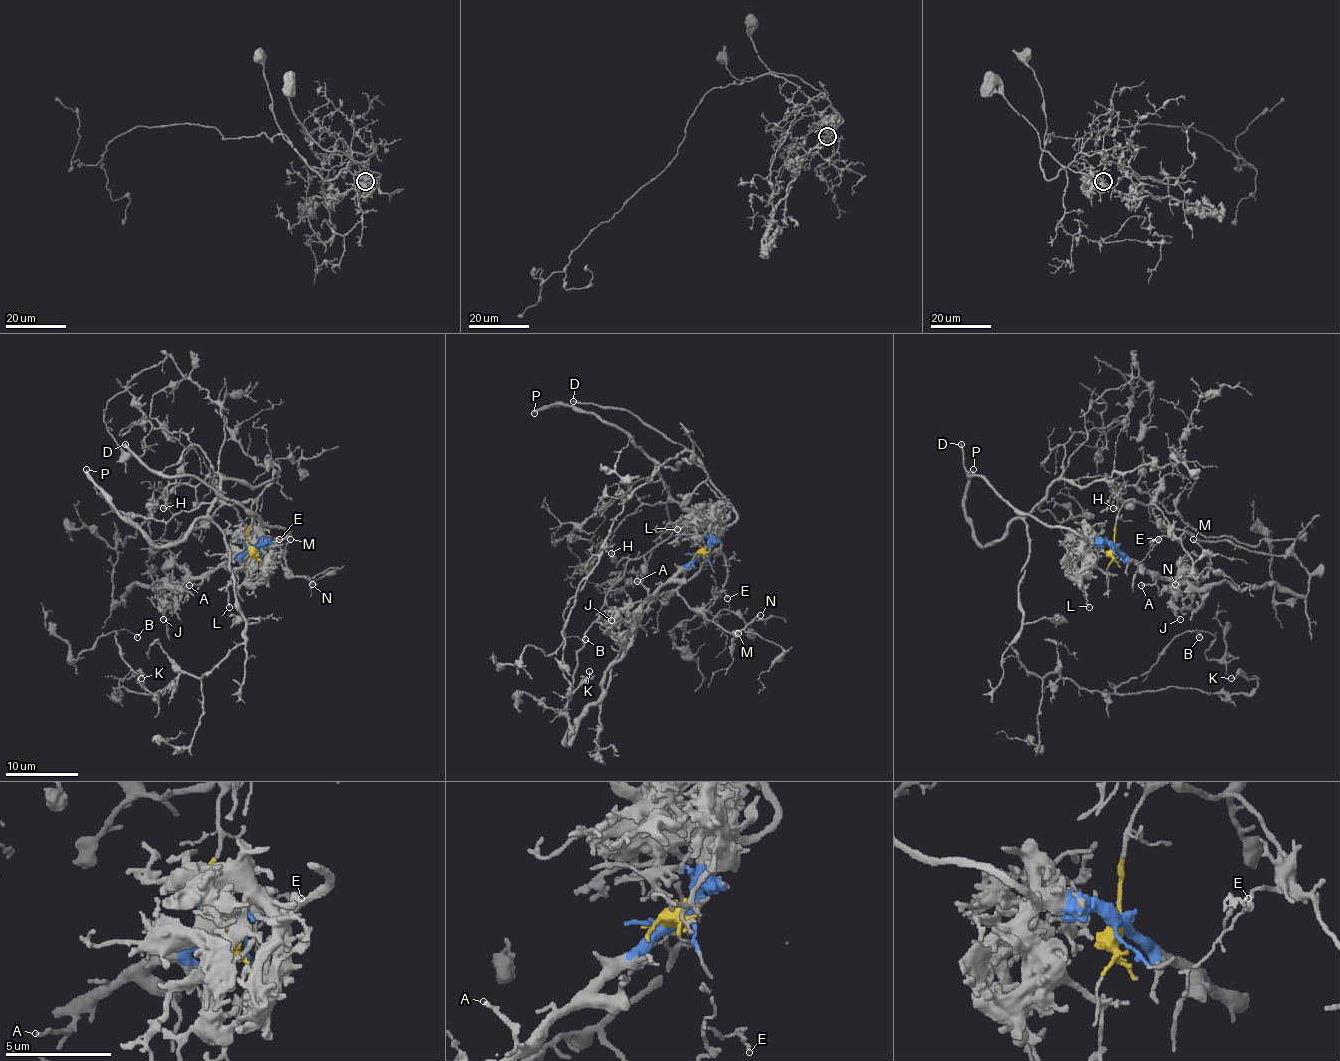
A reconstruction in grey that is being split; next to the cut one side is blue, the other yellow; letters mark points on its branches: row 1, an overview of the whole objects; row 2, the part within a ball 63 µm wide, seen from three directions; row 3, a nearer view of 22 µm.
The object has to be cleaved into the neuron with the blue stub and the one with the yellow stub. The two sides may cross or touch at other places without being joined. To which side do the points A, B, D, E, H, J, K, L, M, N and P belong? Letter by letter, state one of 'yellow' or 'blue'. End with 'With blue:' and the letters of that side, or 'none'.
A: blue
B: yellow
D: blue
E: yellow
H: yellow
J: blue
K: yellow
L: blue
M: yellow
N: yellow
P: yellow
With blue: A, D, J, L

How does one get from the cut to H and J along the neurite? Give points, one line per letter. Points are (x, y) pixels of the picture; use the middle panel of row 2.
H: (699, 553), (701, 562), (721, 546), (690, 513), (636, 559), (616, 560), (610, 553)
J: (701, 553), (630, 613), (614, 611), (610, 620)

